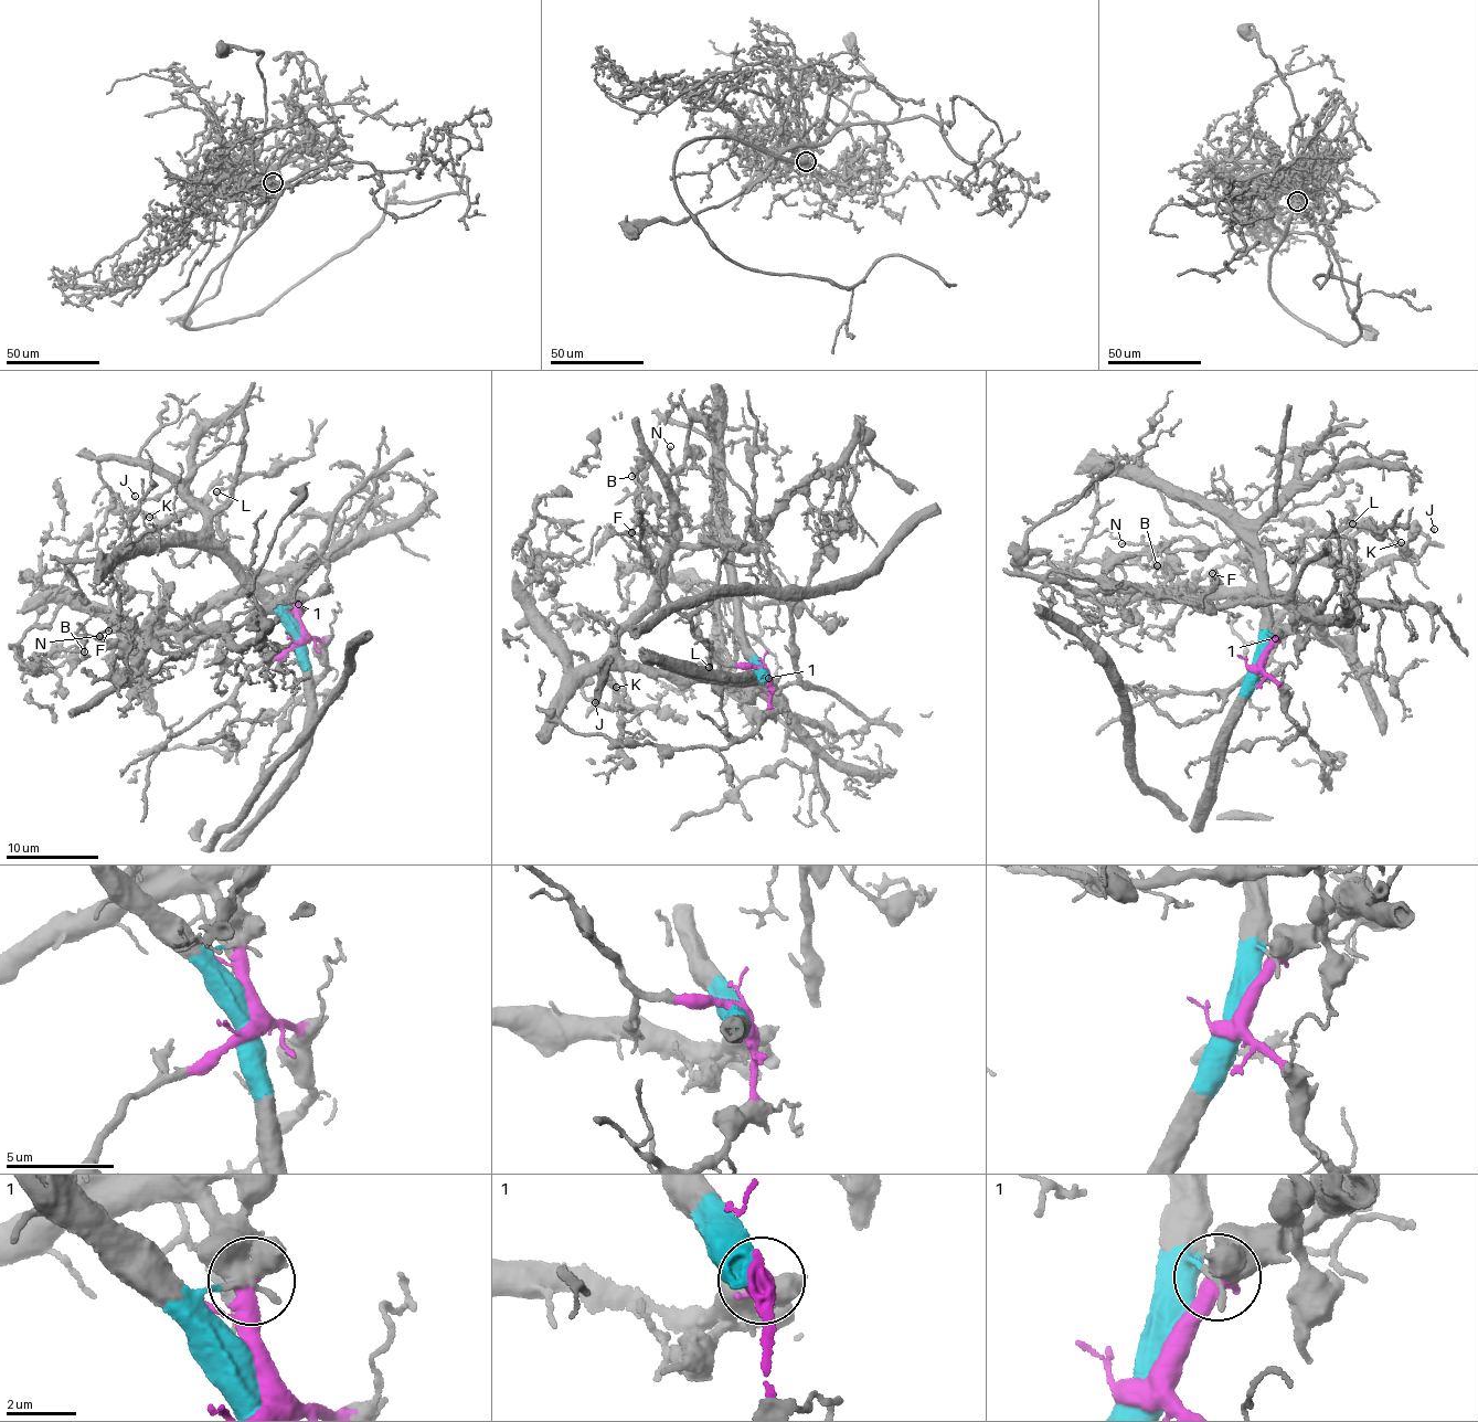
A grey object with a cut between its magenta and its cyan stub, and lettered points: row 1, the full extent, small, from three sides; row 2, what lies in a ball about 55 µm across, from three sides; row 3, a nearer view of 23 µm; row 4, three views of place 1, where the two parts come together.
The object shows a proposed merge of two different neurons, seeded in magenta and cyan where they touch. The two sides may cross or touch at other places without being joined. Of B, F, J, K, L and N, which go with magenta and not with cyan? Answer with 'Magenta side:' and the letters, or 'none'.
Magenta side: B, F, J, K, L, N

